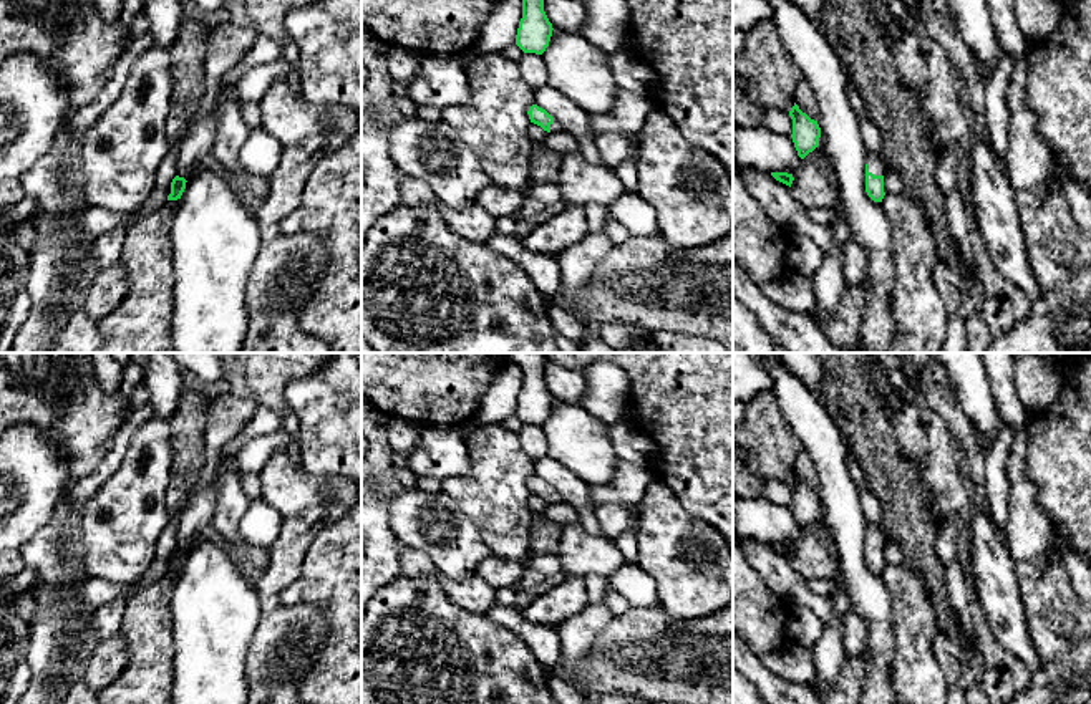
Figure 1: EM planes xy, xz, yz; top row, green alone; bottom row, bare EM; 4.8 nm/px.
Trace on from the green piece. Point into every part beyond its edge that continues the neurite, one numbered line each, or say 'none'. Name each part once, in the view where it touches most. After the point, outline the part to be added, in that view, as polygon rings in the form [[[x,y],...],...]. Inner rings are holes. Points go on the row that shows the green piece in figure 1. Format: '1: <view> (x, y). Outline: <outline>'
1: yz (876, 164). Outline: [[[884,154],[870,156],[867,161],[867,171],[872,172],[874,176],[884,176],[887,171],[885,156]]]

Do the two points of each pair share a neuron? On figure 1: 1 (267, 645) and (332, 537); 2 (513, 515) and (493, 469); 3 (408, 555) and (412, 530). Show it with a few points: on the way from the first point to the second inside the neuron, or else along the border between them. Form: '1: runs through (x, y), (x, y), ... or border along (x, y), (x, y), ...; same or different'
1: border along (300, 567), (284, 600), (314, 603), (327, 620); different
2: runs through (501, 504), (496, 499), (496, 481); same
3: border along (402, 545), (420, 549), (440, 572); different

